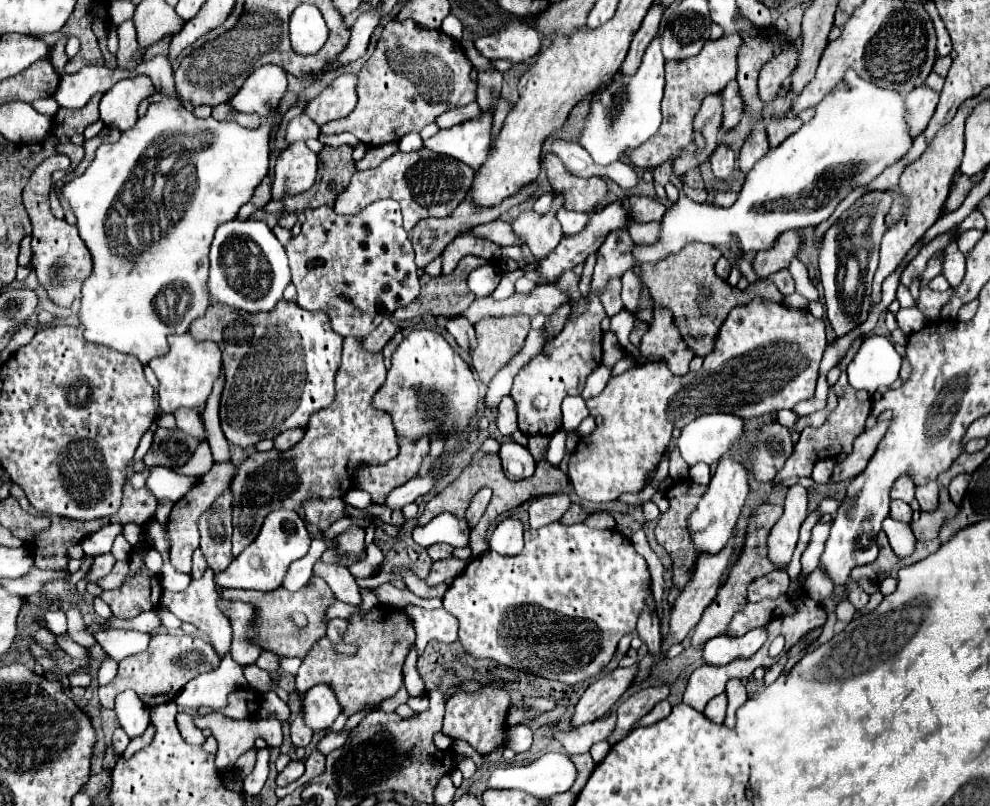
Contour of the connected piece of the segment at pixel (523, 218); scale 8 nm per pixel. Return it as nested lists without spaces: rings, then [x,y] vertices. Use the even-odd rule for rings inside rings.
[[[559,199],[547,215],[537,215],[535,211],[525,211],[513,221],[513,233],[529,247],[536,259],[547,257],[559,243],[563,231],[555,219],[555,211],[561,209]]]

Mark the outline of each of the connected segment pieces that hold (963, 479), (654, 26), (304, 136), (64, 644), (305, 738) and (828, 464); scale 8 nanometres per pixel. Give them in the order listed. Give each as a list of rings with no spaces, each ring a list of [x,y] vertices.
[[[957,475],[951,485],[949,485],[949,495],[951,495],[951,501],[955,505],[961,503],[963,495],[965,495],[965,489],[967,489],[967,483],[969,483],[969,475]]]
[[[655,3],[649,13],[645,15],[639,31],[635,33],[633,41],[631,41],[631,47],[629,47],[629,53],[621,65],[621,73],[635,73],[641,59],[643,59],[643,53],[647,49],[647,45],[657,37],[657,31],[659,31],[659,21],[661,21],[661,15],[663,15],[665,7],[661,3]]]
[[[299,113],[297,117],[293,117],[287,123],[285,135],[283,135],[287,145],[293,145],[297,141],[307,141],[311,137],[319,137],[319,127],[307,115],[303,115],[303,113]]]
[[[57,636],[56,643],[72,657],[87,657],[90,659],[84,647],[73,642],[71,639],[67,639],[67,637]]]
[[[303,709],[299,713],[295,713],[293,721],[291,721],[291,739],[293,739],[293,745],[297,747],[307,747],[309,741],[311,741],[311,727],[307,727],[305,723],[305,717],[303,717]]]
[[[823,459],[823,461],[817,461],[815,467],[813,467],[811,479],[813,479],[815,483],[829,483],[829,481],[831,481],[833,467],[835,467],[835,459]]]

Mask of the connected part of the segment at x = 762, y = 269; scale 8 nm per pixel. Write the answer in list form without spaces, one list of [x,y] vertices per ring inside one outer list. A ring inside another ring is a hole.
[[[785,231],[771,249],[767,251],[759,251],[755,261],[753,261],[753,269],[755,273],[765,279],[771,273],[777,273],[781,269],[785,269],[789,265],[789,261],[793,259],[793,255],[797,255],[797,249],[801,245],[801,239],[793,233],[793,231]]]

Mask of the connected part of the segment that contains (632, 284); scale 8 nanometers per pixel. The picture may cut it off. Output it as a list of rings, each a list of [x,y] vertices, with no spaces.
[[[627,271],[627,275],[623,275],[623,291],[621,291],[621,299],[625,309],[635,311],[639,305],[639,293],[641,293],[641,283],[639,279],[633,275],[633,271]]]

